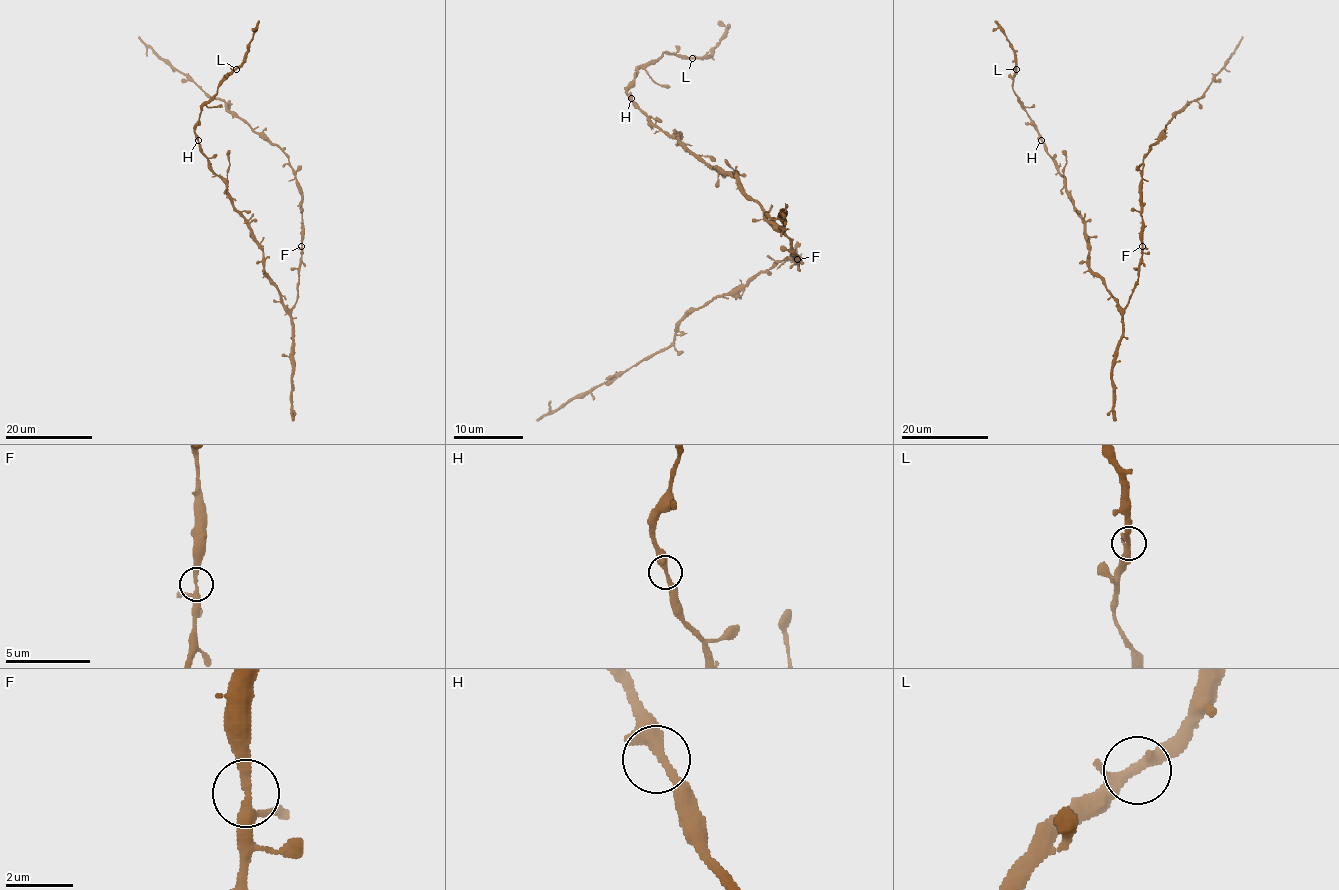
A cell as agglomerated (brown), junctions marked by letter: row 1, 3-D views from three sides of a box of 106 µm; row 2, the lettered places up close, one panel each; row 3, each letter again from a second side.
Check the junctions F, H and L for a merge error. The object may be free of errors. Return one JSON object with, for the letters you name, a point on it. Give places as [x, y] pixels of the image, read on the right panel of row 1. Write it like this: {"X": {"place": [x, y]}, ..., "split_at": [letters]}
{"split_at": []}

